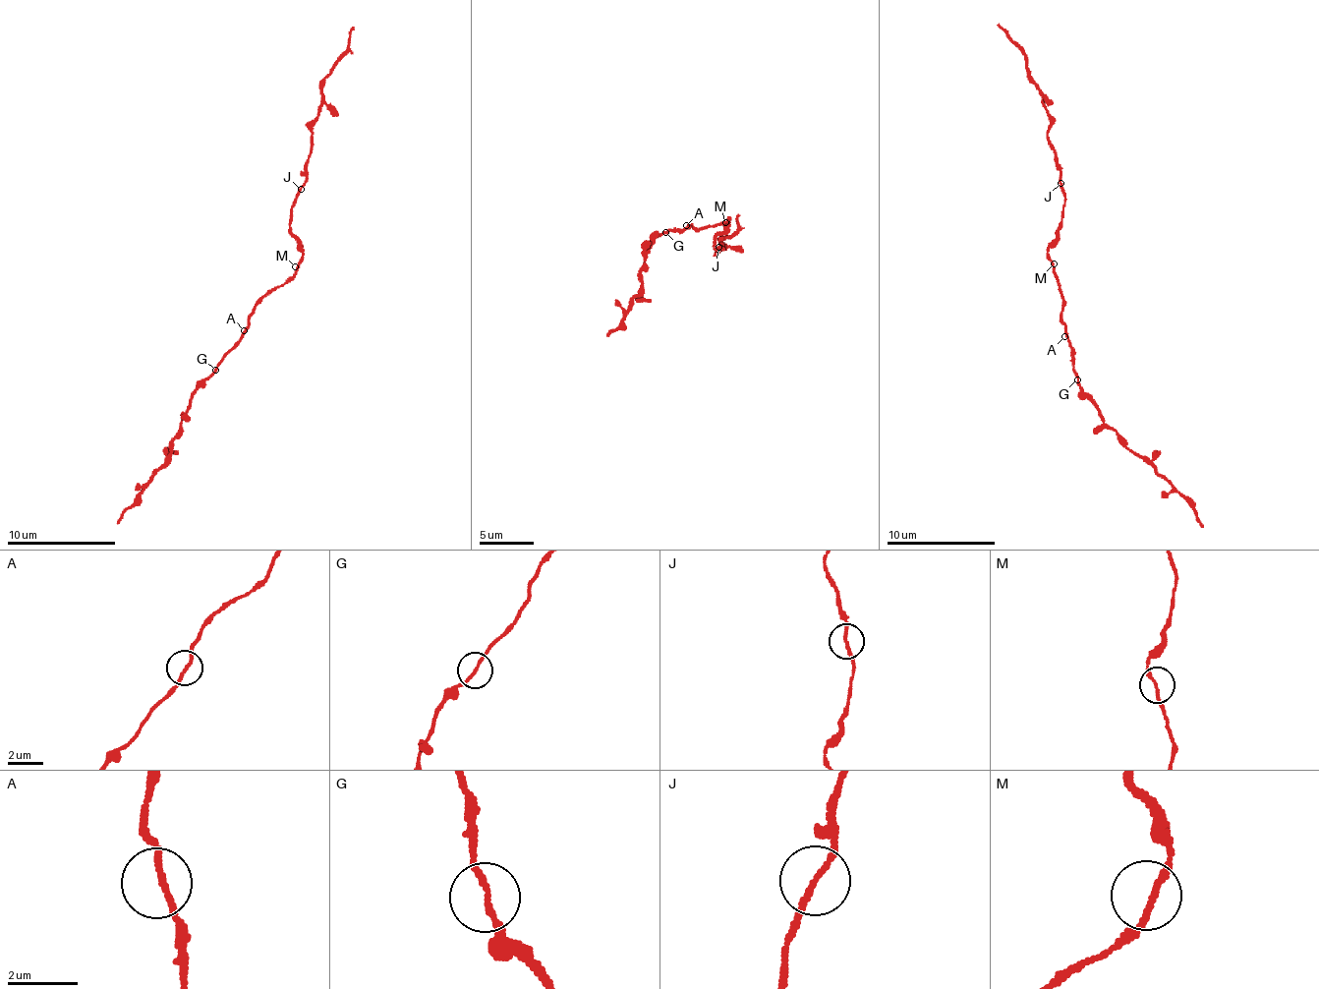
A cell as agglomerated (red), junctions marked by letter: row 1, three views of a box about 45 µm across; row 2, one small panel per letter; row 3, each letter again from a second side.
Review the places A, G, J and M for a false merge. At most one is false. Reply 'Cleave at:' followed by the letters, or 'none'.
Cleave at: none

